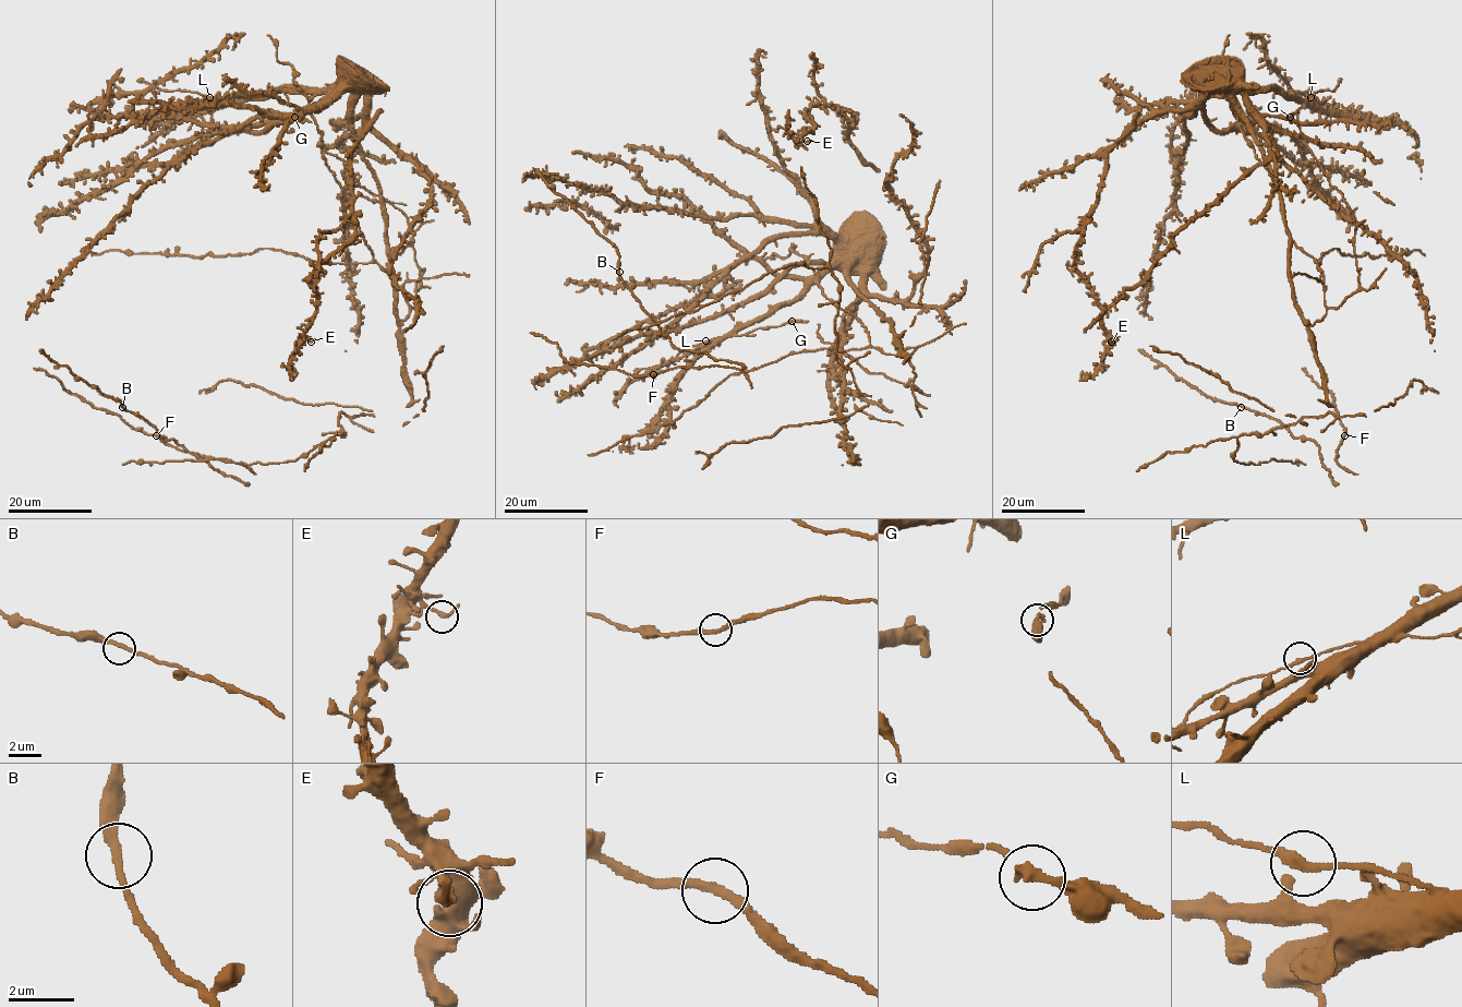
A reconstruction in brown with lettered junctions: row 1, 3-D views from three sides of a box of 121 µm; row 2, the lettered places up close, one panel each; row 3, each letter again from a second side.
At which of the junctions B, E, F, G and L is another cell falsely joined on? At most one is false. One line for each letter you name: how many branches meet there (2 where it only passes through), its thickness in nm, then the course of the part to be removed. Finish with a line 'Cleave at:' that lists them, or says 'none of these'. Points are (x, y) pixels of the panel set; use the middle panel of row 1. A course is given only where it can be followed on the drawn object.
Cleave at: none of these

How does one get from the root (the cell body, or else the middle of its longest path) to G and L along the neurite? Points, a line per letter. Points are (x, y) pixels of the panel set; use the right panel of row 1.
G: (1154, 263), (1173, 210), (1185, 118), (1207, 95), (1220, 85), (1276, 88), (1305, 105), (1291, 117)
L: (1154, 263), (1173, 210), (1185, 118), (1207, 95), (1235, 85), (1311, 97)

